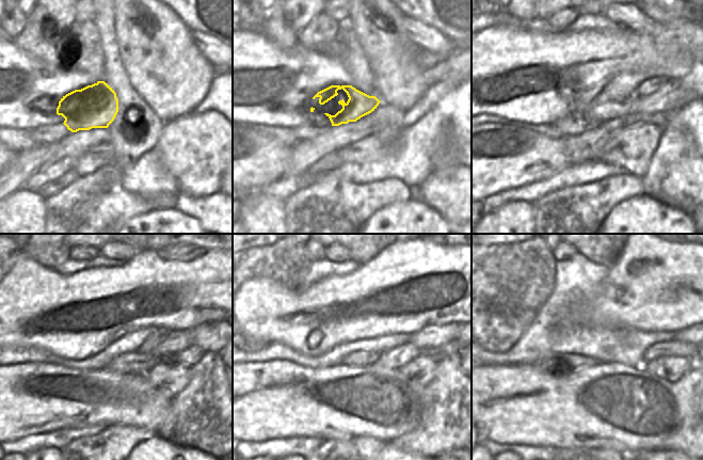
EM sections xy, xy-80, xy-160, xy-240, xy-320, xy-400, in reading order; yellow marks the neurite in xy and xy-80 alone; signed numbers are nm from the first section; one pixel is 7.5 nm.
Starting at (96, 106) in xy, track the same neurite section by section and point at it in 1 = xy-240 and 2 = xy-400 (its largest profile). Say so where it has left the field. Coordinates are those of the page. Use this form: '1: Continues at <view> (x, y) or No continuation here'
1: Continues at xy-240 (175, 340)
2: Continues at xy-400 (688, 334).

